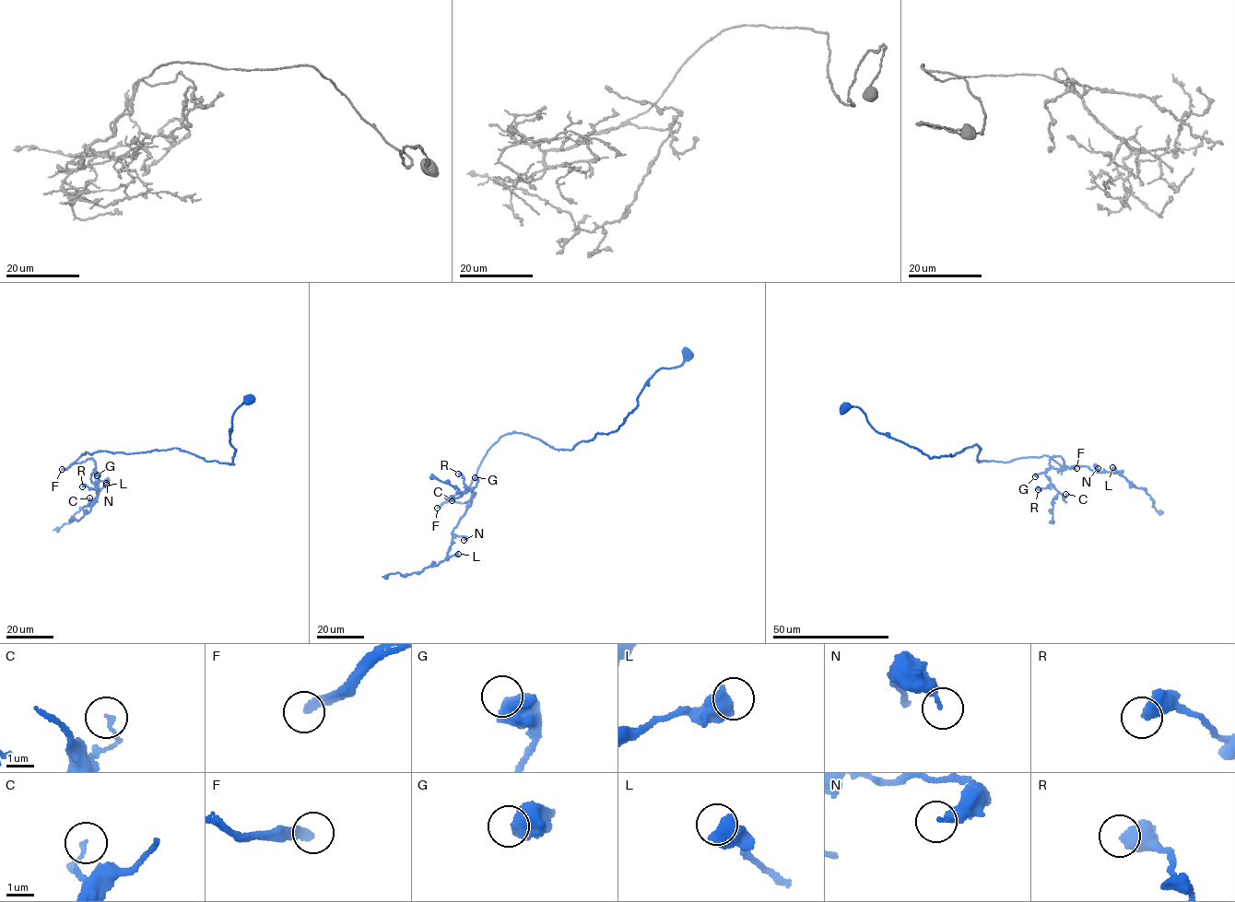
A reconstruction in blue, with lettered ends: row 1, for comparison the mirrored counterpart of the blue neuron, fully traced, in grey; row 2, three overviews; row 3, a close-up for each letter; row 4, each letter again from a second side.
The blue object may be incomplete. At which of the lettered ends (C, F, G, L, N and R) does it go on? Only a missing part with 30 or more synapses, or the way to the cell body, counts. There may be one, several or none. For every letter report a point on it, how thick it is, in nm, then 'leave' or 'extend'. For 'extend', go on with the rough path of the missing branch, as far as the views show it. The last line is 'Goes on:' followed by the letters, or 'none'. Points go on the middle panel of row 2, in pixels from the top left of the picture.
C: at (452, 500); 130 nm thick; leave
F: at (437, 508); 280 nm thick; extend
G: at (475, 477); 700 nm thick; leave
L: at (458, 554); 700 nm thick; leave
N: at (464, 540); 240 nm thick; leave
R: at (458, 474); 600 nm thick; leave
Goes on: F

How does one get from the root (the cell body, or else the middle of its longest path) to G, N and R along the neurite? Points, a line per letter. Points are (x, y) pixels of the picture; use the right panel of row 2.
G: (844, 407), (930, 458), (976, 444), (980, 462), (1064, 460), (1035, 476)
N: (844, 407), (930, 458), (976, 444), (980, 462), (1044, 455), (1064, 466), (1056, 455), (1055, 468), (1098, 468)
R: (844, 407), (930, 458), (976, 444), (980, 462), (1044, 455), (1064, 466), (1060, 456), (1038, 489)

